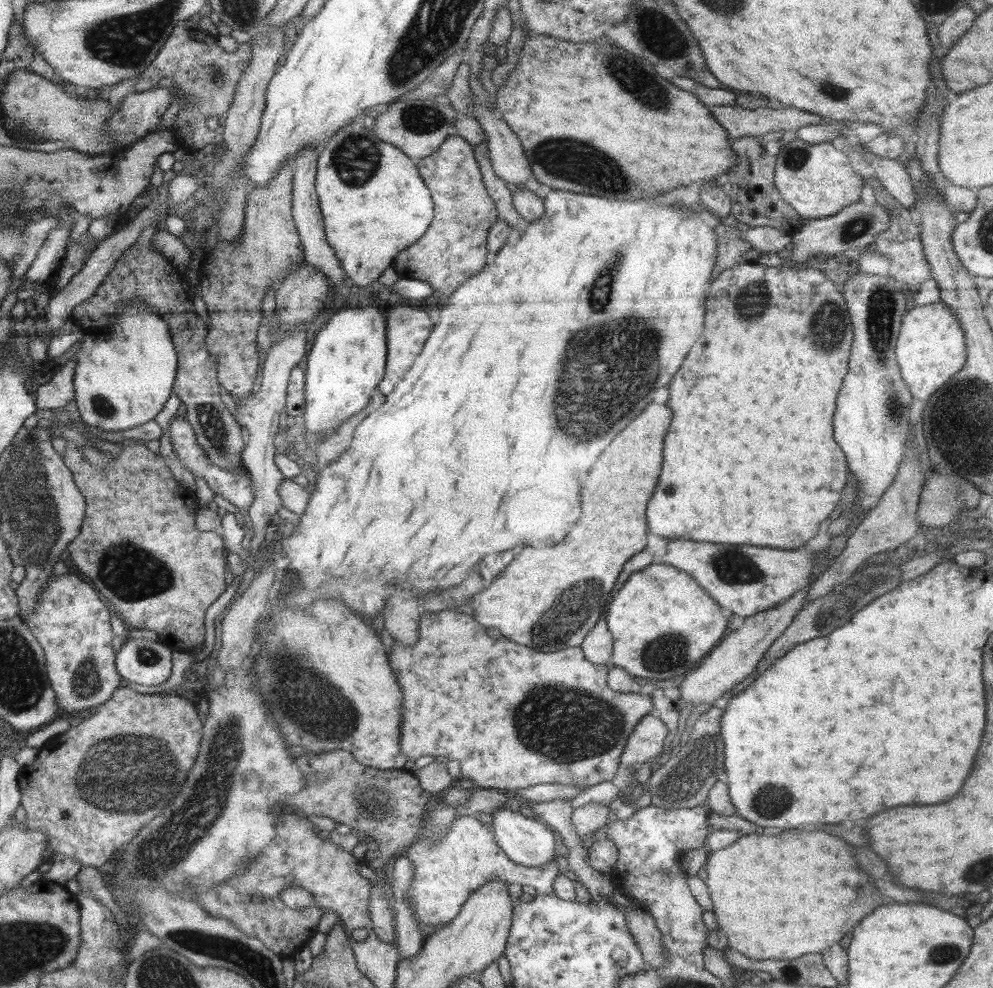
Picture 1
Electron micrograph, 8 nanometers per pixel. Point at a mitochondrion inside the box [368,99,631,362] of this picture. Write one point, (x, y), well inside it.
(425, 119)

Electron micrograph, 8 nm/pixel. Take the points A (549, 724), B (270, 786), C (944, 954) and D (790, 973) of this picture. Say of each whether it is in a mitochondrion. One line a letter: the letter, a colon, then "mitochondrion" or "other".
A: mitochondrion
B: other
C: mitochondrion
D: other

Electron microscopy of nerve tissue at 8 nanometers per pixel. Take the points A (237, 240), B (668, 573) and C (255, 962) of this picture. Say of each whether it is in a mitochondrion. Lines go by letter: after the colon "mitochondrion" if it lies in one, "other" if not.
A: other
B: other
C: mitochondrion

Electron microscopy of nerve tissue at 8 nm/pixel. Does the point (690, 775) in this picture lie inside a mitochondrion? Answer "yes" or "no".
yes

